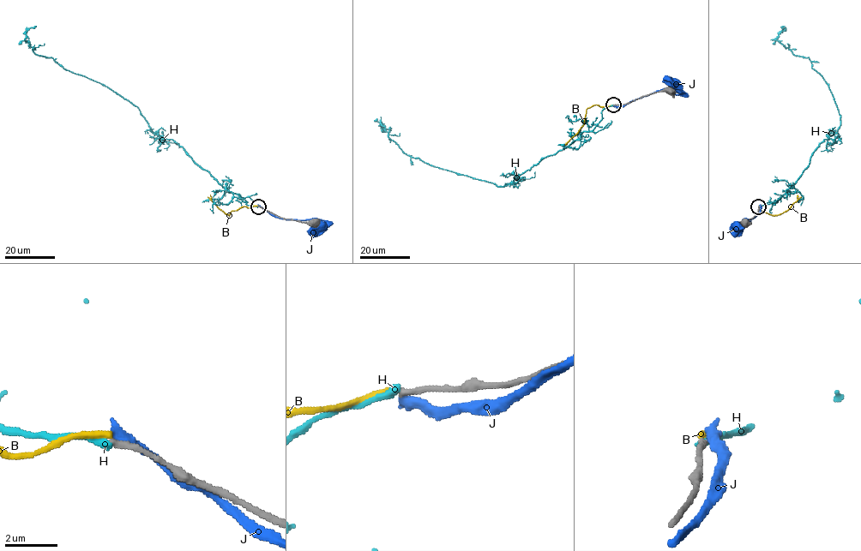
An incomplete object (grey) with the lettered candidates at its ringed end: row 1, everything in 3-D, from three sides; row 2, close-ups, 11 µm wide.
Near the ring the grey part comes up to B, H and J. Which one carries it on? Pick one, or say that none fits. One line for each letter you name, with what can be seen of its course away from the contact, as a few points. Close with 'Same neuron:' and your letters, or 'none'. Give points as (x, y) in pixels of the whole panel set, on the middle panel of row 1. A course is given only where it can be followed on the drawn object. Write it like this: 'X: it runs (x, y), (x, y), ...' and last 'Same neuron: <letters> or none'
Same neuron: none

